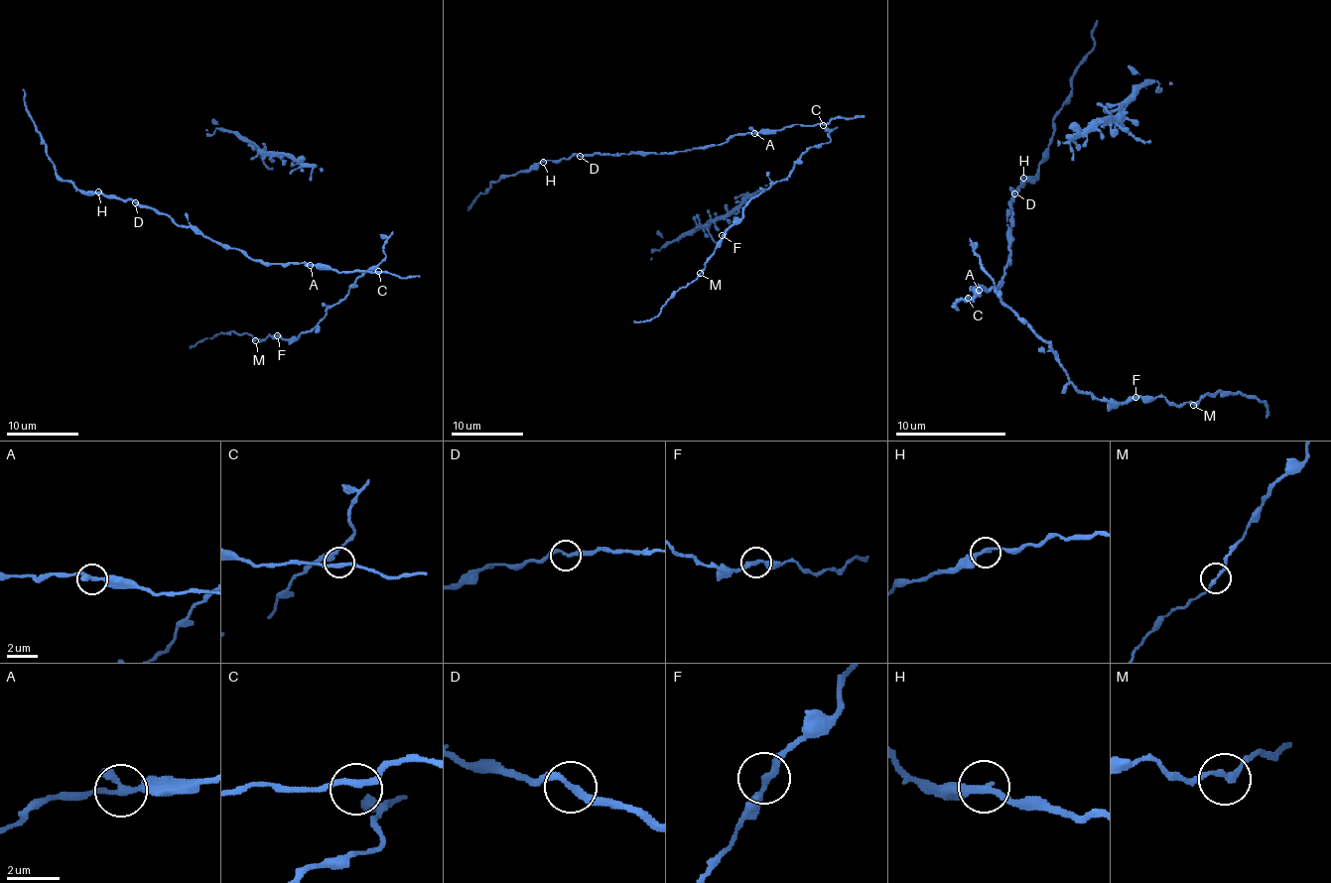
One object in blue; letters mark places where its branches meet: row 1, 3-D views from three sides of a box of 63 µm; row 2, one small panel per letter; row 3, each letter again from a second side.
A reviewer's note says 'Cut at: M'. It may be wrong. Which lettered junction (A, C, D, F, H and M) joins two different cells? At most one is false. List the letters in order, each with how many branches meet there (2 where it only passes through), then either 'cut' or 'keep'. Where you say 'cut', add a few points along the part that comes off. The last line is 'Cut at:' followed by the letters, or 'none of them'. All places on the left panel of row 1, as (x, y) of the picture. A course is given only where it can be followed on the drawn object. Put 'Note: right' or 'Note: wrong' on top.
Note: wrong
A: 2 branches meet; keep
C: 2 branches meet; keep
D: 2 branches meet; keep
F: 2 branches meet; keep
H: 2 branches meet; keep
M: 2 branches meet; keep
Cut at: none of them

